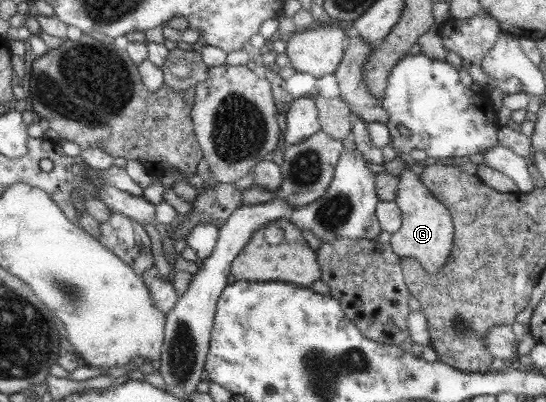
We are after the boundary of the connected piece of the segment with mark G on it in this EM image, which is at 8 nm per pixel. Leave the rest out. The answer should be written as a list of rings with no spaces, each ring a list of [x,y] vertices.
[[[409,167],[399,174],[396,204],[399,206],[402,225],[397,233],[391,234],[390,245],[401,258],[412,257],[422,264],[426,273],[437,274],[443,270],[451,257],[454,244],[454,227],[449,209],[433,196],[433,192],[419,181]]]

